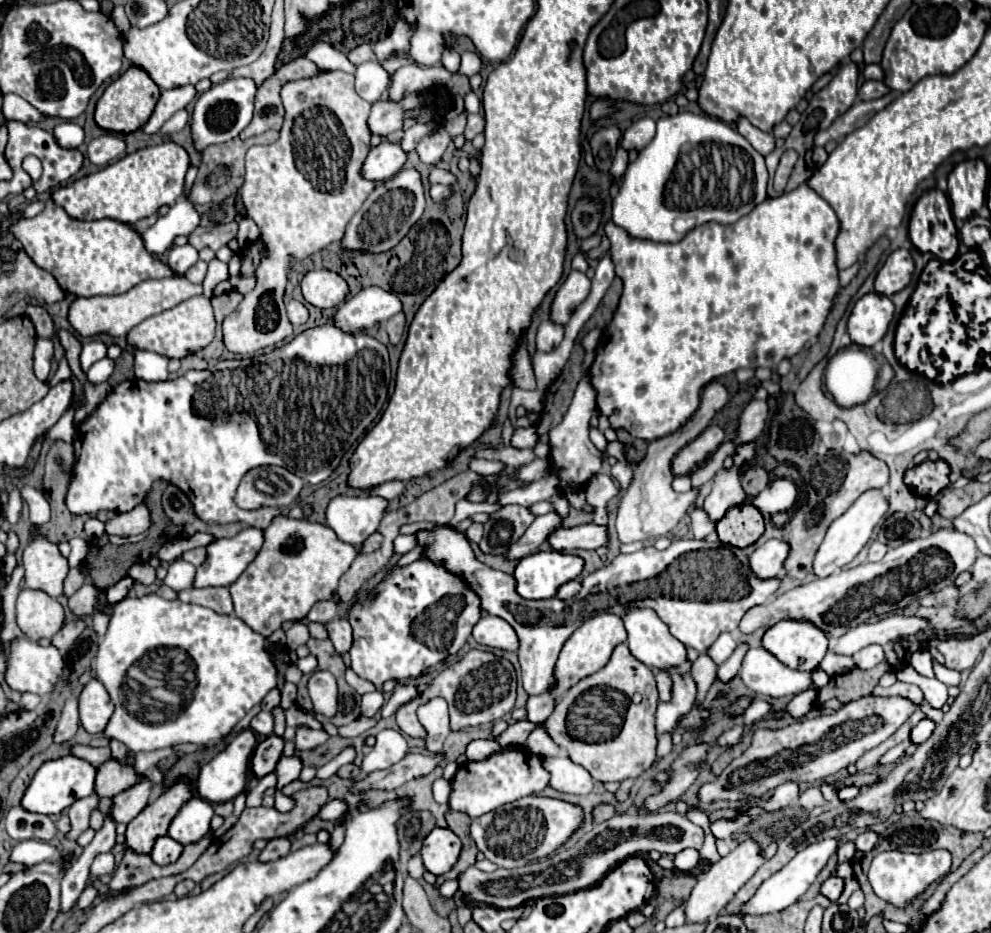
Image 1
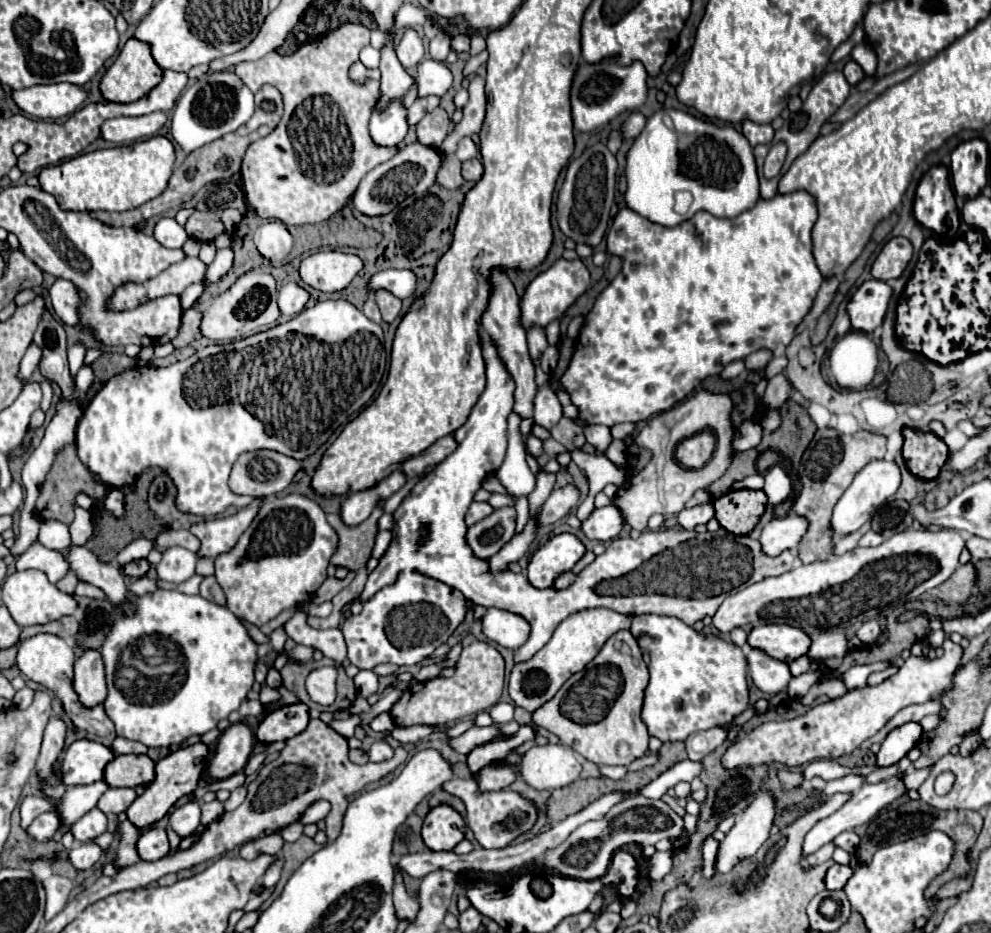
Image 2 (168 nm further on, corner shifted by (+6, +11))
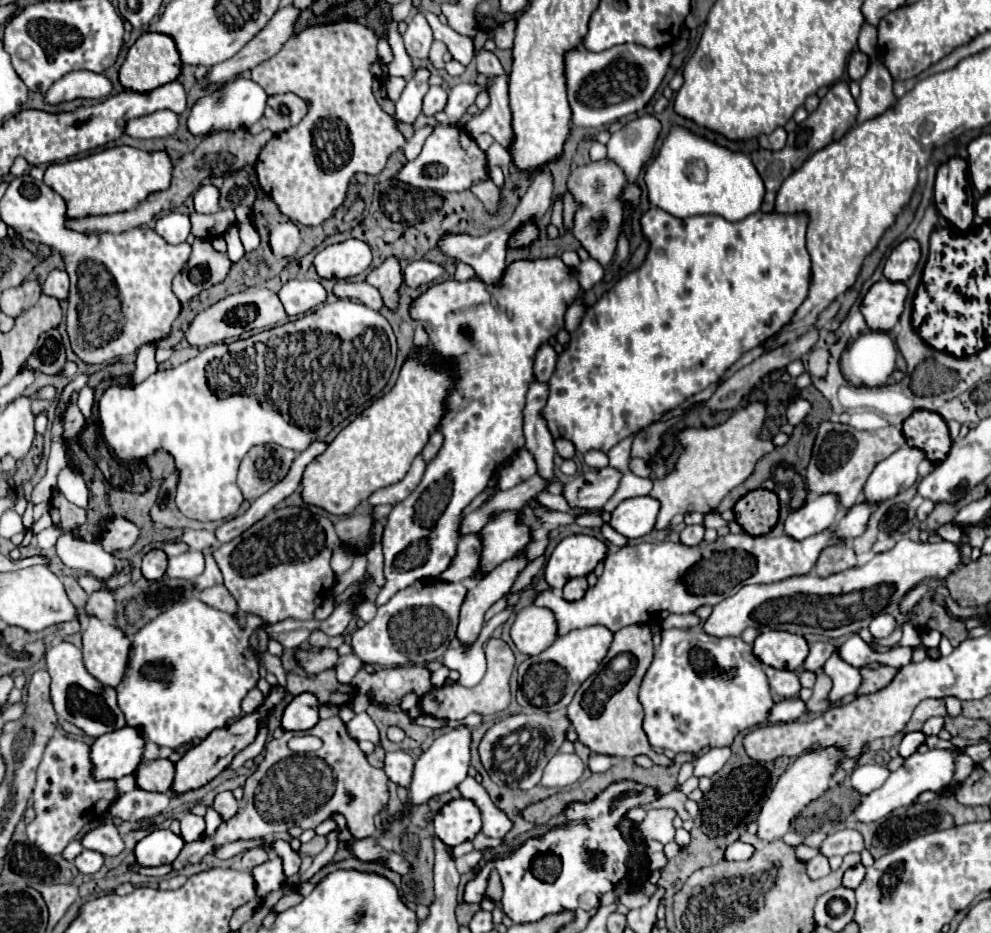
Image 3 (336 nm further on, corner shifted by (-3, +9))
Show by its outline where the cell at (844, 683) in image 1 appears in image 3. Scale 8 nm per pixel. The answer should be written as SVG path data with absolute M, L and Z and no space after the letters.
M924 597L912 611L910 611L910 625L922 631L928 623L928 629L940 631L952 647L956 647L960 641L966 639L966 627L964 621L954 619L942 605L934 603L930 597Z

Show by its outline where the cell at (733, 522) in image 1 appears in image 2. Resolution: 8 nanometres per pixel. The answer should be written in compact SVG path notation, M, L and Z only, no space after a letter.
M739 489L715 499L715 517L723 529L733 535L747 535L759 523L767 505L763 491Z

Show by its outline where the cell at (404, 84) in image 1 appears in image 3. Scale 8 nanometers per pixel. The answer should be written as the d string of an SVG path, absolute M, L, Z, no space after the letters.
M416 15L410 23L404 37L406 51L412 59L428 59L428 51L432 45L432 29L424 15Z

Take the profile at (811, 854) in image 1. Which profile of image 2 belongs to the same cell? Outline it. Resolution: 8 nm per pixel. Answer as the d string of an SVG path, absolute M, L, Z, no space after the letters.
M893 775L893 777L883 779L883 781L879 781L879 783L863 785L857 793L851 795L851 799L849 799L839 811L835 811L835 813L829 815L827 819L819 821L819 823L807 833L805 843L803 843L803 855L815 853L819 847L823 847L825 843L831 843L831 841L833 841L839 833L843 833L843 831L851 831L851 829L855 829L855 827L859 827L859 825L865 825L867 821L871 821L871 819L877 815L877 811L881 811L885 805L893 803L895 799L899 799L899 797L905 795L905 793L907 793L907 787L905 787L905 783L903 783L903 775Z

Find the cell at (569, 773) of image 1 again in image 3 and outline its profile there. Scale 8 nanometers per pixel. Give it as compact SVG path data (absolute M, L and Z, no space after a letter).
M556 753L542 775L542 787L570 787L584 773L584 763L576 753Z

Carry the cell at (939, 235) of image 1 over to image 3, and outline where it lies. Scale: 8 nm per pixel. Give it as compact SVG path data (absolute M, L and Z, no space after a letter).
M954 157L938 167L934 185L936 209L946 221L950 221L960 231L966 231L974 219L974 205L970 195L966 195L966 187L968 165L964 159Z

